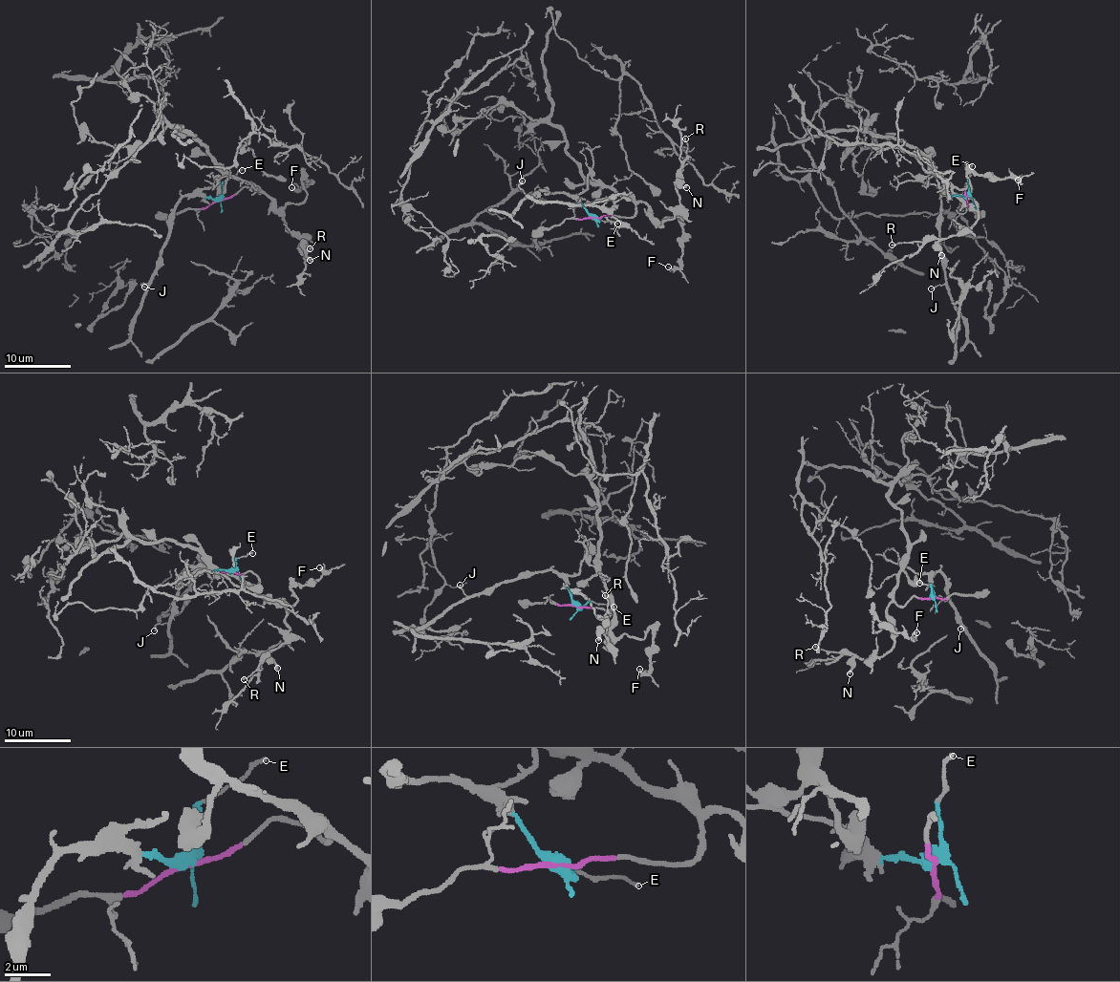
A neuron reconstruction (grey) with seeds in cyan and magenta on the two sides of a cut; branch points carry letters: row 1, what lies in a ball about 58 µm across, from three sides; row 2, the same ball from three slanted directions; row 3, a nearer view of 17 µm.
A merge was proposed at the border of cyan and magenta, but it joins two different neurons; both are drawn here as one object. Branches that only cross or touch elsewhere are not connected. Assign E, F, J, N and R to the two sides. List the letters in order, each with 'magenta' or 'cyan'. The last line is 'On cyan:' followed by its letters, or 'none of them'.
E: cyan
F: magenta
J: cyan
N: magenta
R: magenta
On cyan: E, J

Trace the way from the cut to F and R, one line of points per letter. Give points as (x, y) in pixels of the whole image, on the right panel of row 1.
F: (967, 198), (966, 183), (963, 189), (952, 189), (974, 203), (967, 194), (969, 173), (1017, 180)
R: (967, 198), (966, 183), (963, 189), (952, 189), (977, 212), (976, 224), (969, 229), (942, 239), (892, 245)

